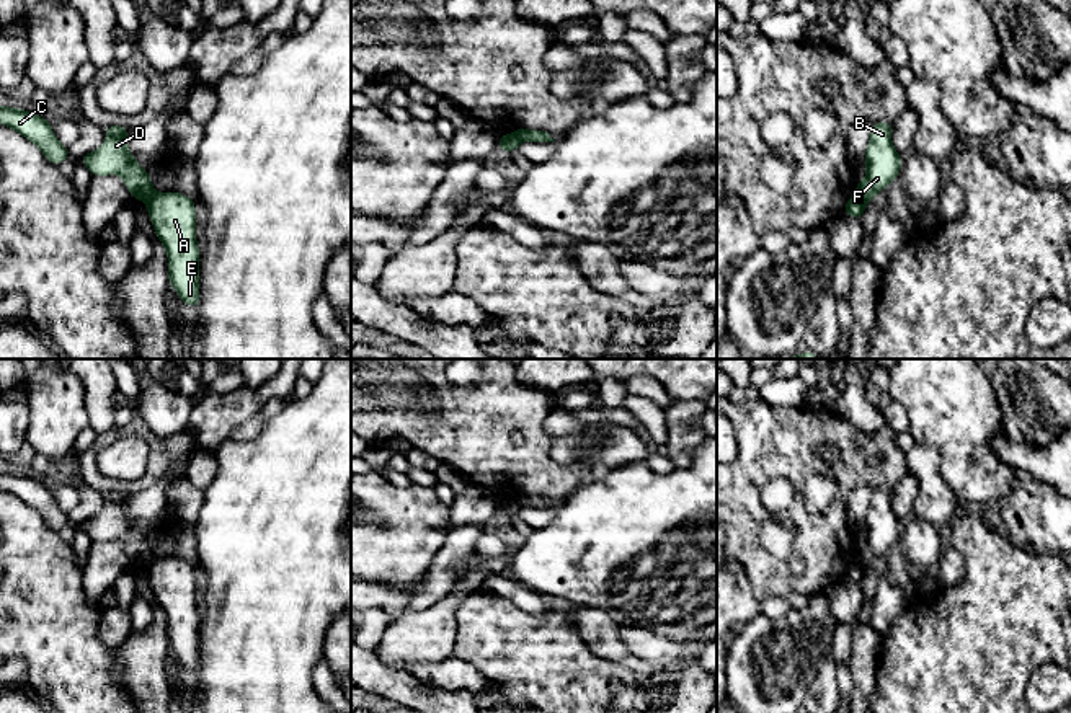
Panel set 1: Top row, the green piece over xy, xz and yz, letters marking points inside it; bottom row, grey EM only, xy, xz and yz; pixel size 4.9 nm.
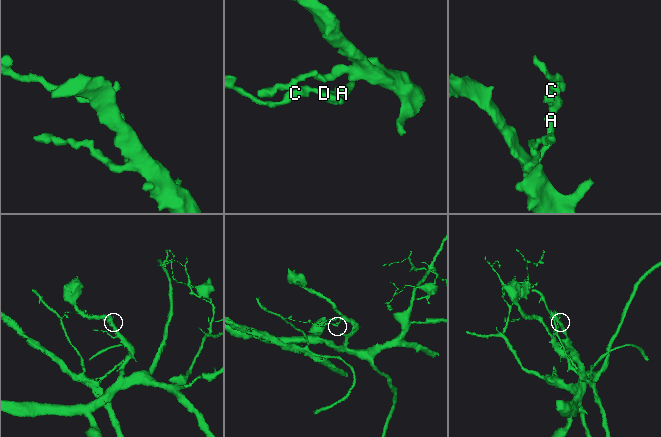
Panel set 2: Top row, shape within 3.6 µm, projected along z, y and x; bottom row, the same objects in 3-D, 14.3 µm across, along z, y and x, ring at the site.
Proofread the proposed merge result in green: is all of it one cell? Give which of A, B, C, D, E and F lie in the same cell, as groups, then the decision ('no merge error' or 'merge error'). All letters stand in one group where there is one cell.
groups A E / B C D F; merge error

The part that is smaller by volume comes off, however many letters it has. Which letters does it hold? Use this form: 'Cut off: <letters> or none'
Cut off: B, C, D, F

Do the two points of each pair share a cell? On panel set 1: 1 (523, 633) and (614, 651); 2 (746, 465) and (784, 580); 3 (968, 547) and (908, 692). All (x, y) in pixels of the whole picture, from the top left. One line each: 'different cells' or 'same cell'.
1: different cells
2: same cell
3: same cell

